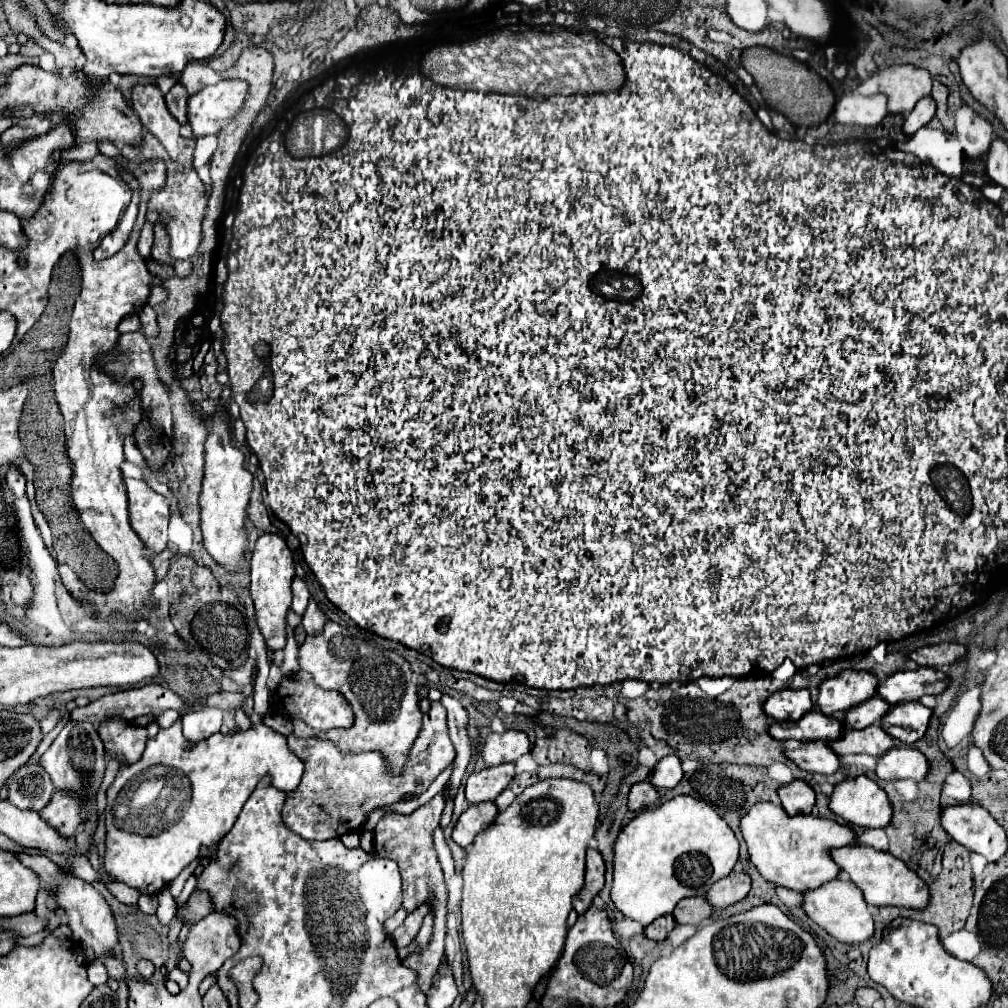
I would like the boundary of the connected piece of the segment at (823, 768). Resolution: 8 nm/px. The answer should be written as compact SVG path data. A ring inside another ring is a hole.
M807 742L799 750L787 750L787 758L791 758L799 768L807 772L817 772L817 774L835 774L843 762L839 754L835 754L833 748L829 748L827 742Z

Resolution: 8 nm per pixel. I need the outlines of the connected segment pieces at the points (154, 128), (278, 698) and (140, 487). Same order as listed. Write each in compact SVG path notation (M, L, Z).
M135 86L131 98L133 110L141 118L147 132L151 132L169 152L171 160L177 160L179 154L179 122L167 112L165 98L157 86Z
M299 670L293 676L283 678L283 682L277 686L275 694L275 710L283 716L289 716L291 720L303 720L307 726L315 730L331 730L331 728L351 728L355 724L355 714L351 710L351 704L333 690L323 690L313 682L313 676L309 672Z
M125 480L129 498L129 522L135 534L151 552L161 552L167 546L169 500L147 486L145 480Z

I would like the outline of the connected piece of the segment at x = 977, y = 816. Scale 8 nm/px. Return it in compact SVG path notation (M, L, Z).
M979 804L951 806L941 812L941 824L947 834L971 852L997 862L1007 852L1007 834L1003 826Z

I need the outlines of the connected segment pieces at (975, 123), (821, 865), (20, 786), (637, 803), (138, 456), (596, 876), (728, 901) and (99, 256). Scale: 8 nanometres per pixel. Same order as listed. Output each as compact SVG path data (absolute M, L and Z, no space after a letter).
M961 104L955 112L955 136L967 158L977 158L989 150L993 128L989 120L979 116L969 104Z
M773 802L751 806L741 820L741 832L749 848L749 860L759 874L771 884L801 894L839 878L841 868L831 860L831 848L857 846L857 834L849 826L813 814L789 816L783 806L775 806Z
M23 764L7 780L7 800L21 810L41 810L55 792L55 786L41 764Z
M639 782L639 784L633 784L631 786L631 792L629 792L629 810L643 810L647 806L653 806L661 800L661 794L659 790L651 784L651 782Z
M132 435L127 436L127 438L125 438L123 442L123 447L124 447L124 456L128 461L140 467L144 467L145 465L144 457L140 452L140 450L137 448L135 439Z
M587 850L587 870L585 870L585 888L579 892L579 896L573 898L573 908L577 914L583 914L591 900L601 892L605 884L605 862L599 850Z
M733 870L727 878L719 880L711 886L707 892L707 900L713 904L713 908L725 908L739 900L743 900L751 890L751 878L743 870Z
M123 172L123 178L133 186L135 194L133 194L132 200L125 210L117 228L112 233L105 236L99 246L94 250L94 258L98 261L113 256L113 254L124 246L138 215L139 192L137 192L137 184L135 184L135 180L133 180L127 172Z

